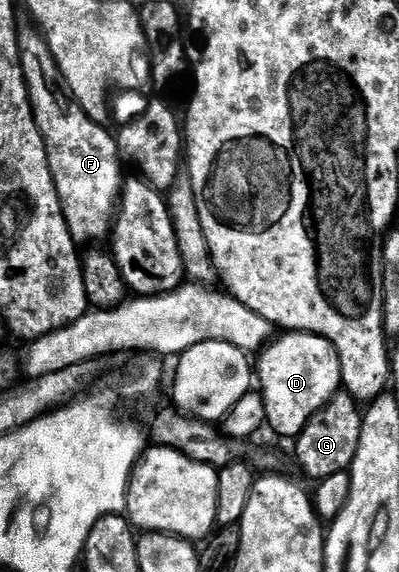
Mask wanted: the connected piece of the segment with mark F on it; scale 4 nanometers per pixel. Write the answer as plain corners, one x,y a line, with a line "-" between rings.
19,30
18,44
36,125
46,142
48,165
52,169
66,223
75,243
97,244
102,241
98,239
111,234
122,194
124,174
118,140
111,132
110,135
106,132
103,124
92,121
92,117
80,109
64,81
64,73
60,73
60,65
56,65
56,57
52,57
52,49
48,49
45,39
37,30

